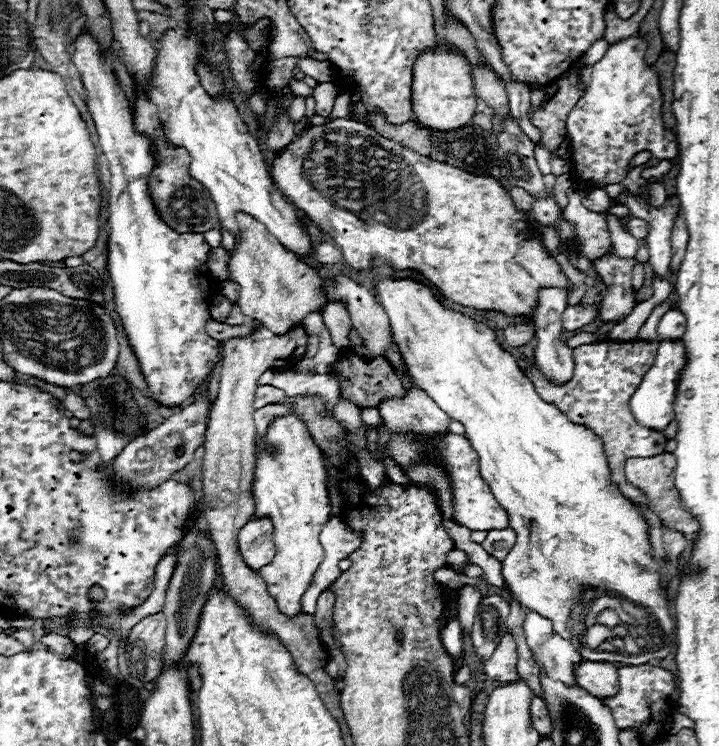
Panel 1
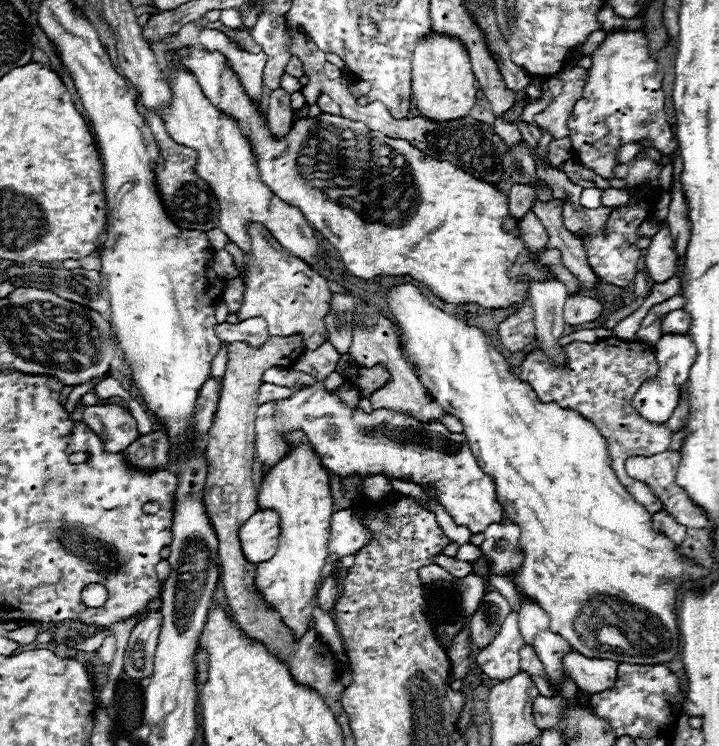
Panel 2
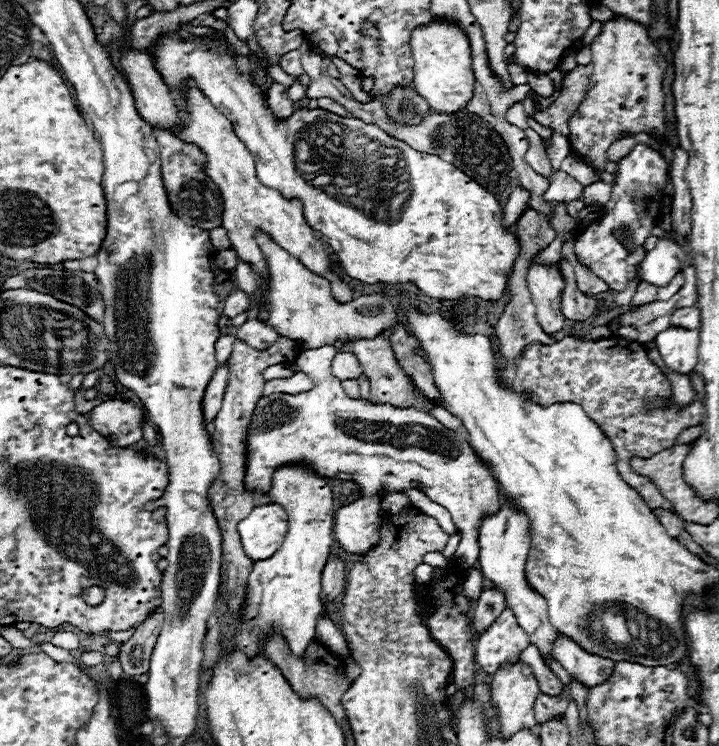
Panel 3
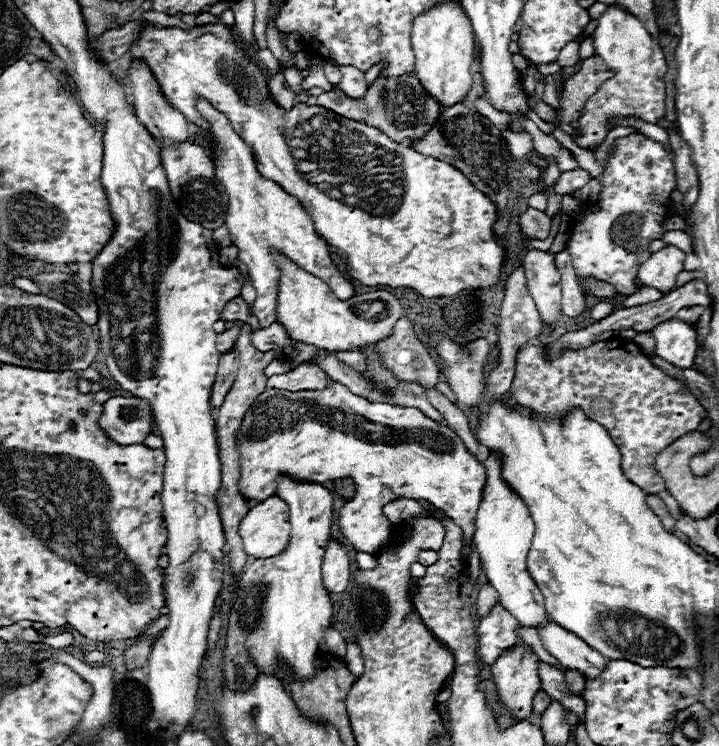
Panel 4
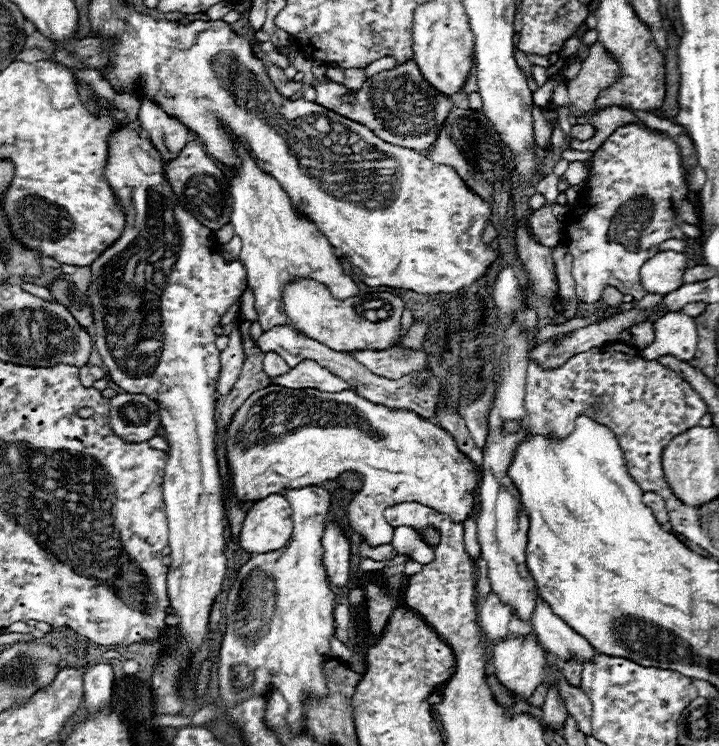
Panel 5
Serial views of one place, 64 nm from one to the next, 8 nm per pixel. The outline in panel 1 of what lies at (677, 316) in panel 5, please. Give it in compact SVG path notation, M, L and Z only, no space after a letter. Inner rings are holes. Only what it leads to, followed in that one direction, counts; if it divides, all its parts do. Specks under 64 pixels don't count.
M680 340L674 342L660 342L658 354L654 358L654 364L650 372L642 378L638 390L630 398L630 410L636 418L638 424L664 432L666 426L674 420L674 394L676 394L676 384L678 384L678 374L680 368L684 366L684 346Z

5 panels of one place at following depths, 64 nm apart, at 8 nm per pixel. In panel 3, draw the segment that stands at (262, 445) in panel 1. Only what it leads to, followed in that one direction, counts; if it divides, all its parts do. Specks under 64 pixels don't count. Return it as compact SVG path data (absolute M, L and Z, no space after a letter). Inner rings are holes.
M286 464L274 470L272 486L266 494L268 502L280 504L288 514L288 532L282 546L268 560L254 564L248 578L248 606L244 610L242 626L234 634L234 644L254 656L264 652L262 634L266 630L280 630L296 656L302 656L308 642L316 640L316 616L326 608L320 602L320 580L332 550L334 502L328 478L320 476L308 464Z

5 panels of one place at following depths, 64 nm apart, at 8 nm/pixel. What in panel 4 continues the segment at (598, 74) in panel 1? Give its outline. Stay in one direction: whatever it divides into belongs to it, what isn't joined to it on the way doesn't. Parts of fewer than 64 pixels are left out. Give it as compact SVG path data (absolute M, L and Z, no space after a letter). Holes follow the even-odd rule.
M608 6L608 10L598 18L598 28L594 32L594 50L604 60L606 70L614 72L614 76L608 78L584 104L576 126L582 132L582 136L572 136L572 140L580 148L592 150L596 150L612 130L608 126L608 118L632 116L648 124L660 122L665 113L664 74L668 70L662 48L648 34L642 22L616 6Z

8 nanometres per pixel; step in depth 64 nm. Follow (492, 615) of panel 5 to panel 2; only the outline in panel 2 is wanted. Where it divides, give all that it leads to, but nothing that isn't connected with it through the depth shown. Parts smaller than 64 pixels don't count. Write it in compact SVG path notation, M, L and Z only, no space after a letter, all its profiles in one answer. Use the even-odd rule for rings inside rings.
M508 614L500 634L494 642L478 652L478 666L482 672L494 680L506 680L518 674L518 652L524 646L522 634L518 630L516 614Z

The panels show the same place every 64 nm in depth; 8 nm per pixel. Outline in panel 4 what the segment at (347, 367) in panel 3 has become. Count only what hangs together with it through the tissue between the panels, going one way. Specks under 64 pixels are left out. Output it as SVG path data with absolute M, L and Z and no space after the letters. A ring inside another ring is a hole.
M348 350L348 352L338 352L336 358L346 364L346 366L352 366L356 372L364 372L364 356L360 352L354 352L354 350Z

